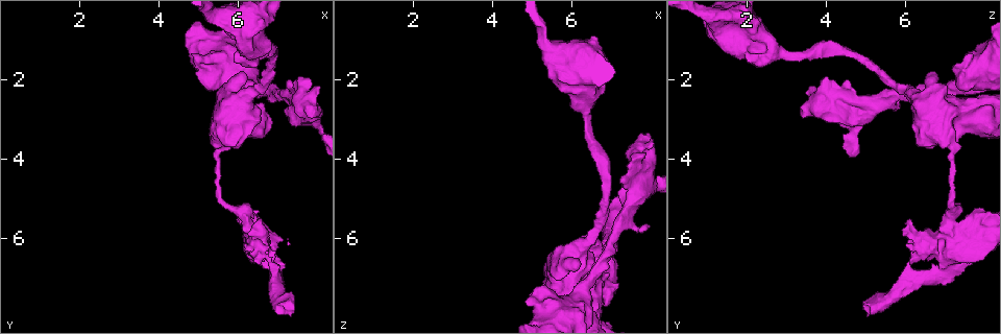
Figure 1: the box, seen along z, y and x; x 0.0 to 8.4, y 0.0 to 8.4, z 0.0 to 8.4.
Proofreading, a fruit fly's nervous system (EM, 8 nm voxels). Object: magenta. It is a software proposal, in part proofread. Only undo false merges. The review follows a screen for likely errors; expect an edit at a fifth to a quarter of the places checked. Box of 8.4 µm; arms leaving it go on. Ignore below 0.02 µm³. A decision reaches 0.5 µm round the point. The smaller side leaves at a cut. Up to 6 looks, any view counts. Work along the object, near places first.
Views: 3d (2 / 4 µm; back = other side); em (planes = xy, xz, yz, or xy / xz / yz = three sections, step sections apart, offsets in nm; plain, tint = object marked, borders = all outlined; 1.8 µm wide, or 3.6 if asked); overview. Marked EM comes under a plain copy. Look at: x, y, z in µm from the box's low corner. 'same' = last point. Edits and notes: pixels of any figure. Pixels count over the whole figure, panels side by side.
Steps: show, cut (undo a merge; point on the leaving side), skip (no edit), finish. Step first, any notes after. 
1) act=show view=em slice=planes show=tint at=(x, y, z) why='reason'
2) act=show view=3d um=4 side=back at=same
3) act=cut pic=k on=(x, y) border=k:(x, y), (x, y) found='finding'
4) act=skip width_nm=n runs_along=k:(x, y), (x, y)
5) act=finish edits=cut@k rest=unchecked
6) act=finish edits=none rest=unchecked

act=show view=3d um=4 at=(6.20, 2.10, 7.35) why='thin neck'

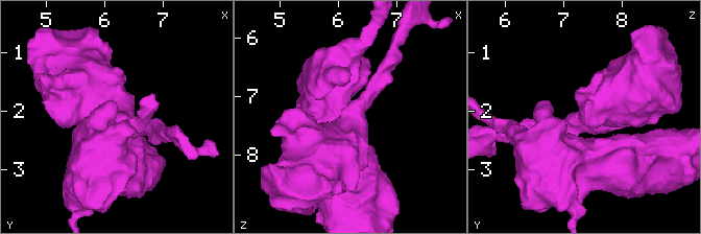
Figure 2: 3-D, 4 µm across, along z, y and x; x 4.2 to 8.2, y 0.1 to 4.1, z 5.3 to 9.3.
act=show view=em um=3.6 slice=planes show=tint at=(6.25, 2.10, 7.40)

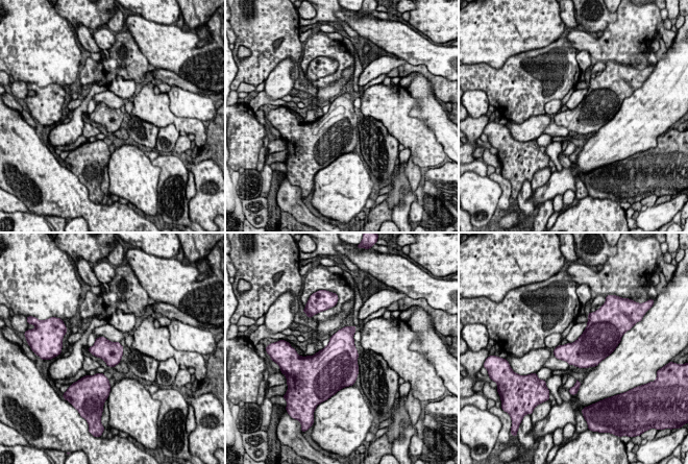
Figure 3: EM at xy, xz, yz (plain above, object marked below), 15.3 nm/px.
act=skip found='continuous, no second cell'

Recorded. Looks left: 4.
act=show view=em um=3.6 slice=planes show=tint at=(6.25, 1.20, 2.60) why='thick turns thin'

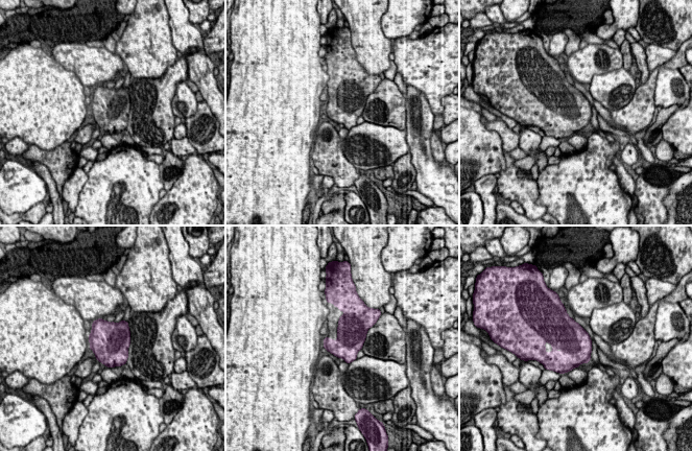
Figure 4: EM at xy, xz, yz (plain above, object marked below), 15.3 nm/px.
act=skip width_nm=420 found='one cell here'

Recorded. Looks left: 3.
act=show view=em slice=xy step=4 show=tint at=(5.45, 4.05, 7.15) why='calibre changes'

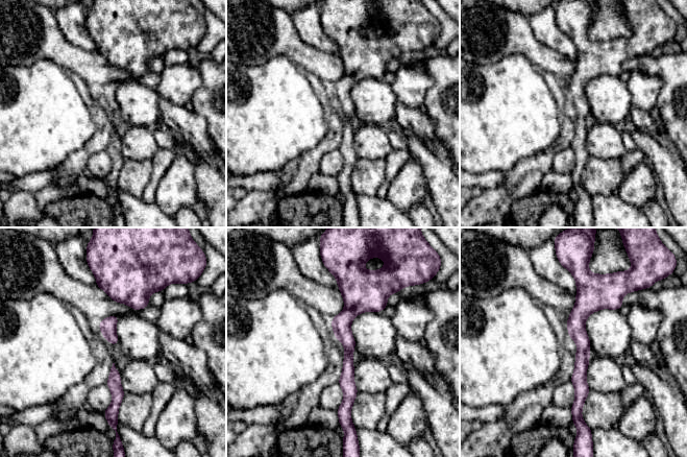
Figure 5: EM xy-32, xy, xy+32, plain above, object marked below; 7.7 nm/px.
act=show view=em slice=planes show=tint at=same

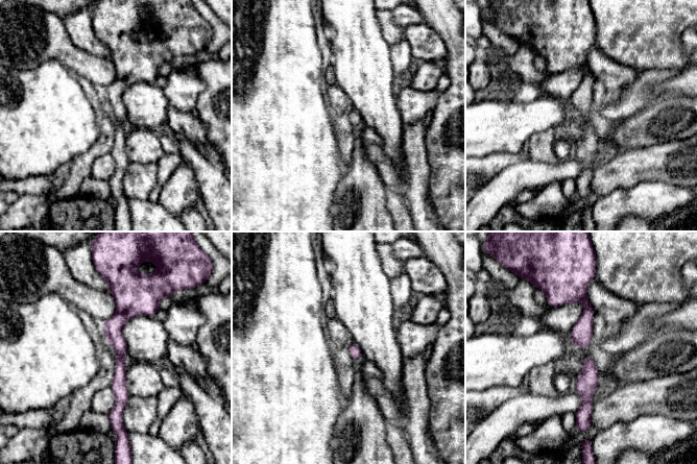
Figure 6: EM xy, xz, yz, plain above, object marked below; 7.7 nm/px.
act=skip runs_along=6:(120, 286), (120, 405), (115, 411) found='one cell here'

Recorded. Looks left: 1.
act=finish edits=none rest=unchecked

